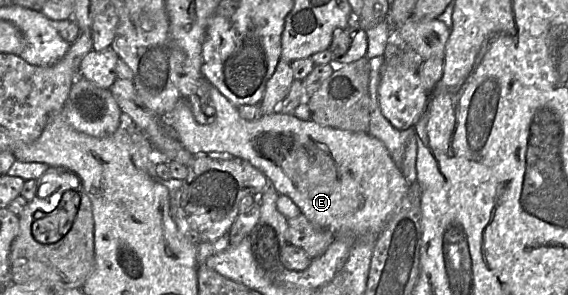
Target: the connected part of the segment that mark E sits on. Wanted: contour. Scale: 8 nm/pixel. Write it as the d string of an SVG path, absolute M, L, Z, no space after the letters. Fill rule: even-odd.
M210 82L209 84L209 111L213 117L209 119L206 124L200 124L196 121L190 103L187 99L179 100L174 108L163 116L166 125L171 129L174 135L181 141L181 143L188 151L194 155L219 152L248 161L267 176L270 184L279 194L288 196L299 207L302 215L304 215L311 223L321 229L331 231L336 236L349 235L356 239L361 239L376 237L381 232L390 216L398 207L404 194L406 193L408 189L408 182L402 174L400 168L393 162L388 150L380 140L372 137L368 133L354 133L350 131L321 126L312 121L303 121L296 118L292 114L274 113L270 115L263 115L257 120L249 121L240 116L238 108L232 105L229 100L214 85L212 85Z

